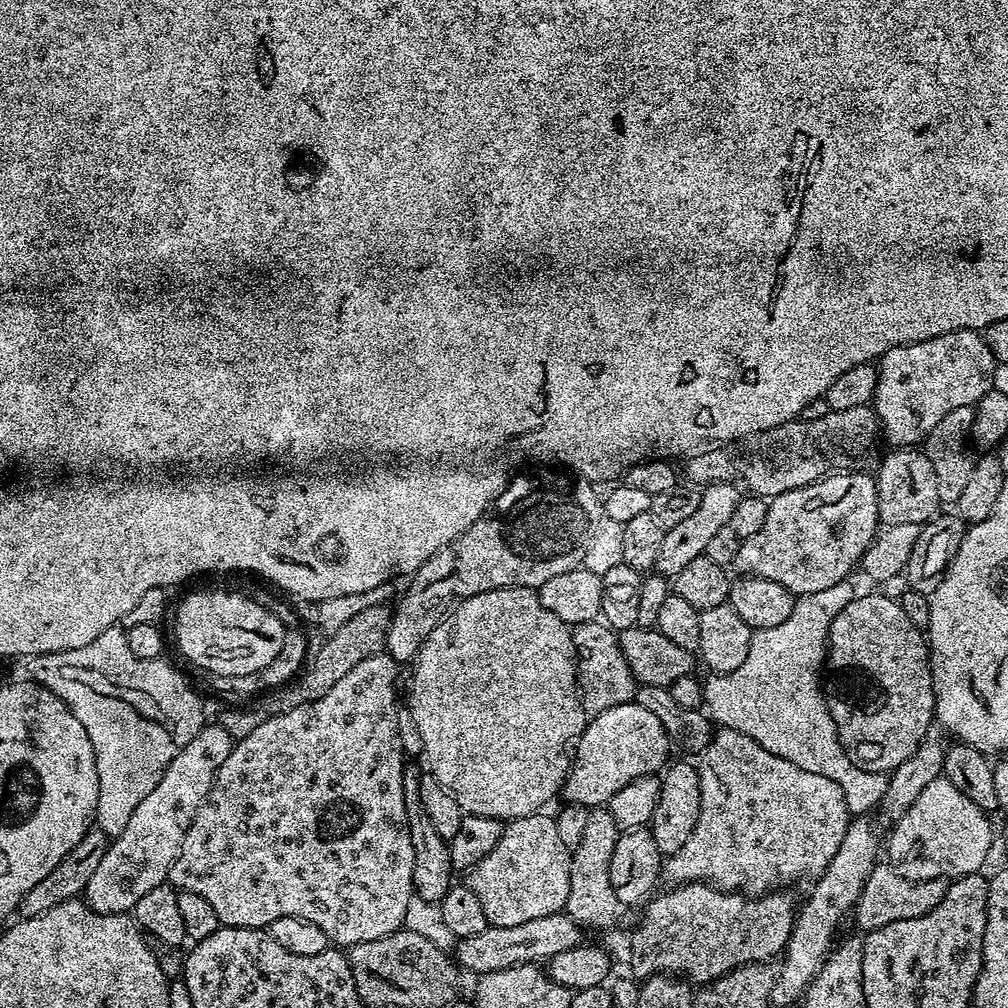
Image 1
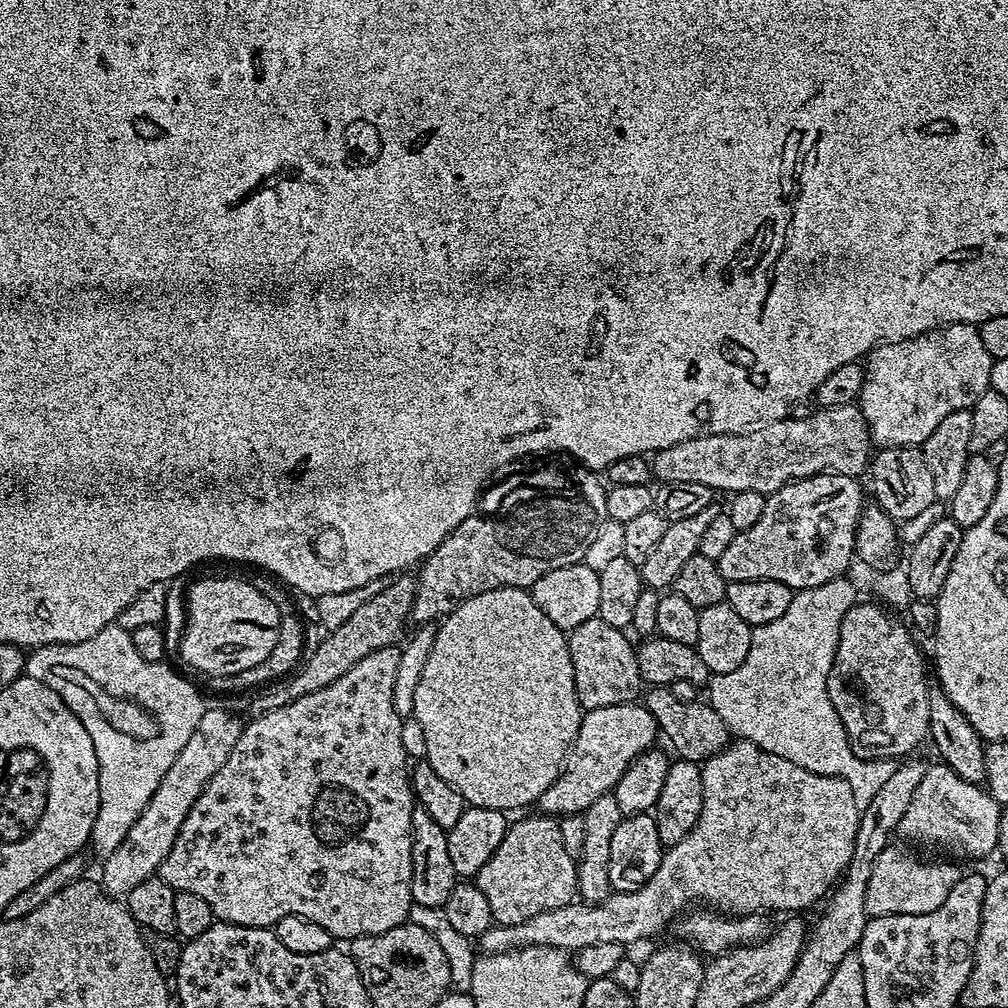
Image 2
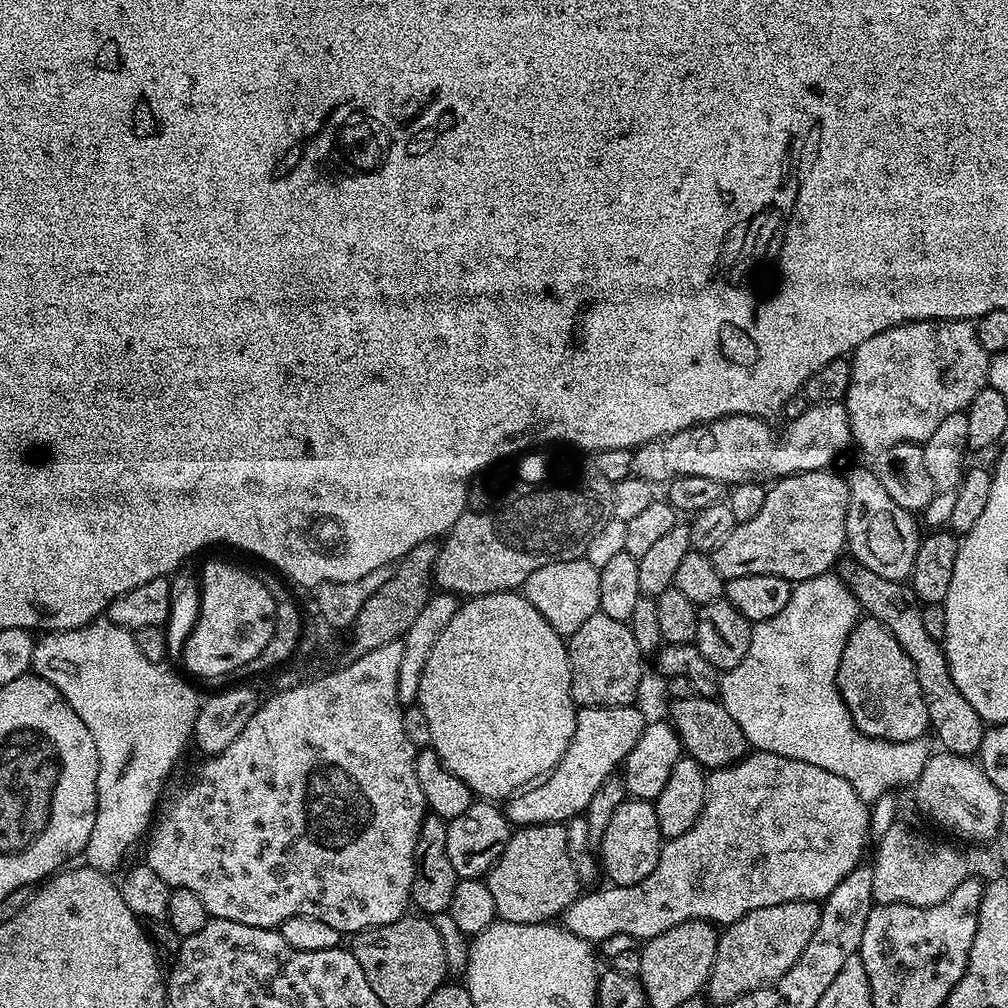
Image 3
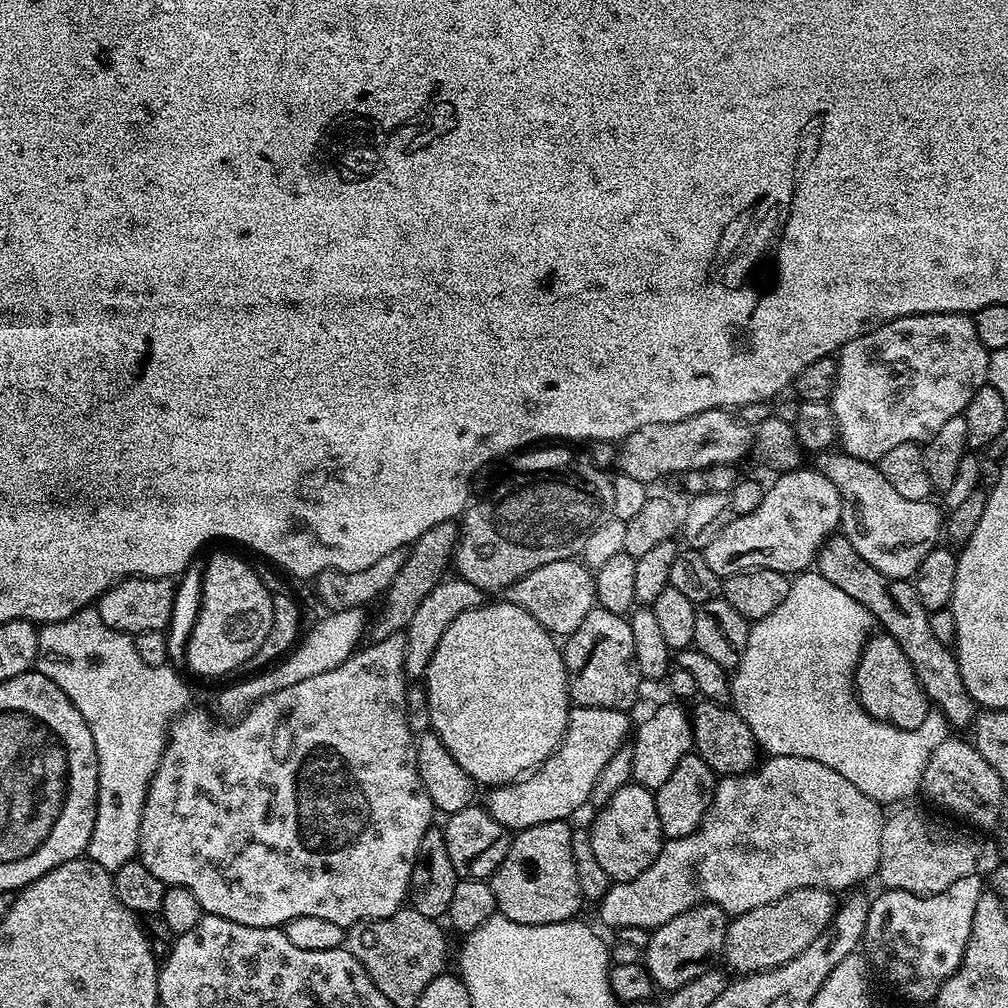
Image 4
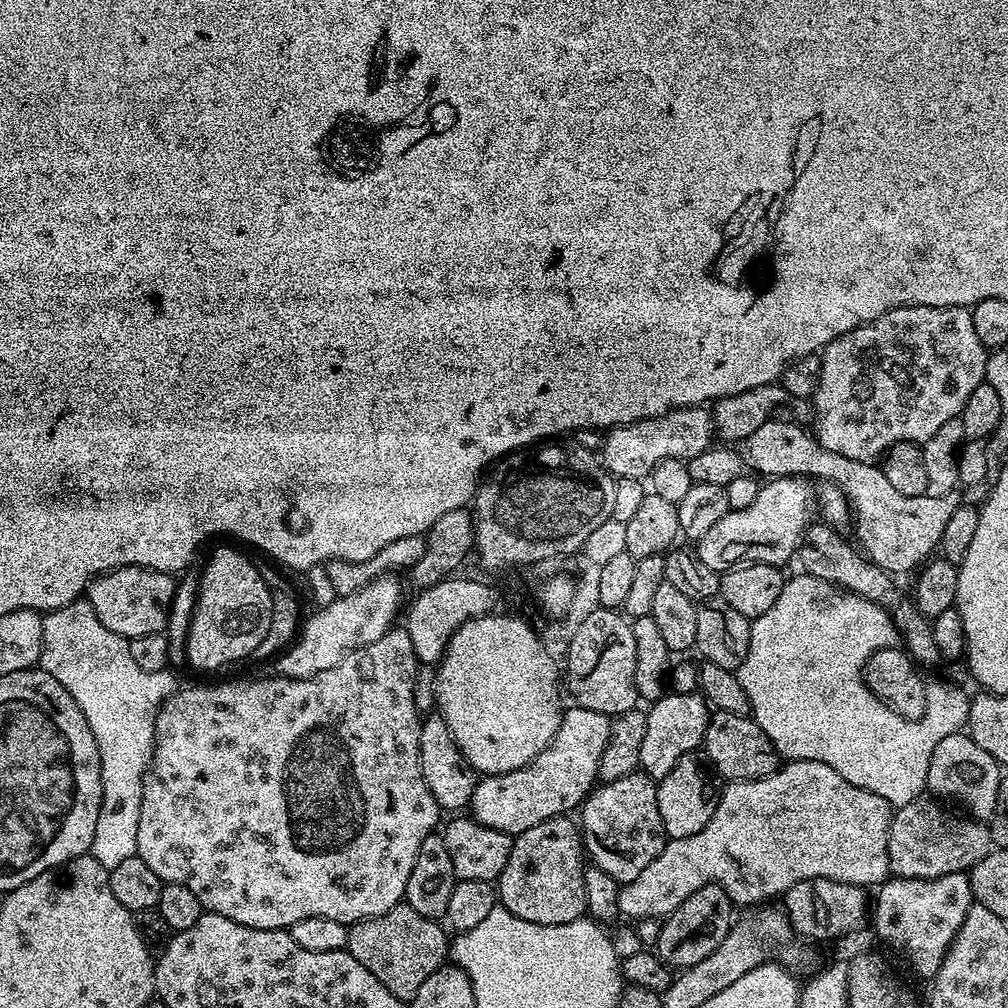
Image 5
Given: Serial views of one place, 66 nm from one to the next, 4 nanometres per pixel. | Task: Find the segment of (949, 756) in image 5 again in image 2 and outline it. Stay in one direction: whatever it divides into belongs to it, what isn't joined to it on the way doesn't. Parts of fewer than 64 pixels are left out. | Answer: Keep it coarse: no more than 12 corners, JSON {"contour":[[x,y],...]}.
{"contour":[[942,762],[896,831],[975,862],[997,851],[1001,805]]}

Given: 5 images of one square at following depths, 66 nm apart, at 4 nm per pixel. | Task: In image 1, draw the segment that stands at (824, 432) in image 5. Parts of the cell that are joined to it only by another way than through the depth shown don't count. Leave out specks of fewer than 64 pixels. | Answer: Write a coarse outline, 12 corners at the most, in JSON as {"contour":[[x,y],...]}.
{"contour":[[976,330],[903,344],[878,361],[883,439],[916,446],[993,388]]}

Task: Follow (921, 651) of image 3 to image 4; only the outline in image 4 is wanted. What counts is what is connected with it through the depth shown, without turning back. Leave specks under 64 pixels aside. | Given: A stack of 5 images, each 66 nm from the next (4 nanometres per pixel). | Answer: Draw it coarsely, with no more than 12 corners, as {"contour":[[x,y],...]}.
{"contour":[[841,534],[815,571],[870,610],[953,729],[978,706],[932,633],[911,579],[870,566]]}

